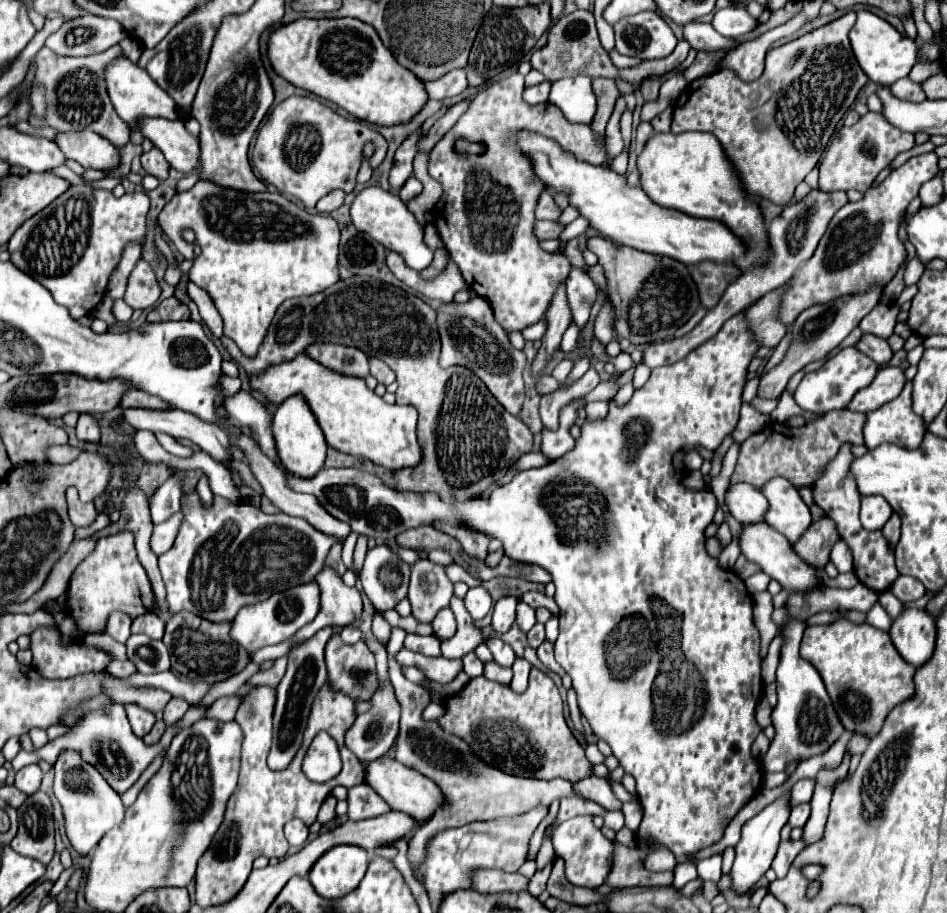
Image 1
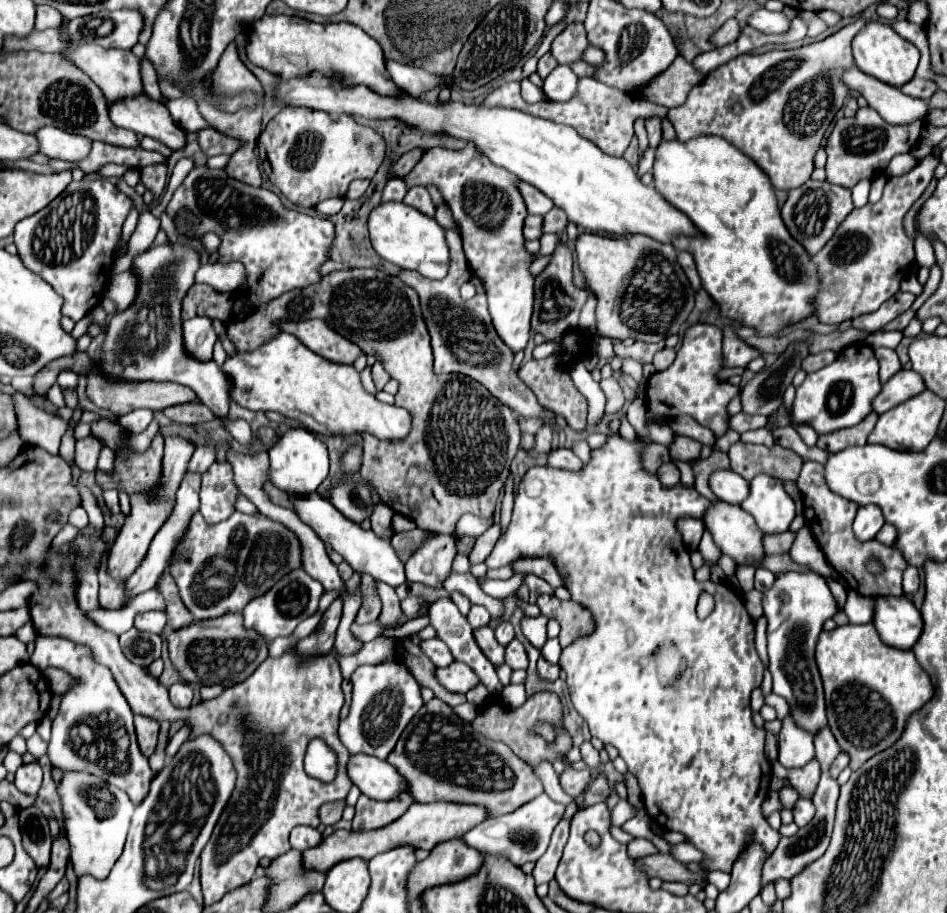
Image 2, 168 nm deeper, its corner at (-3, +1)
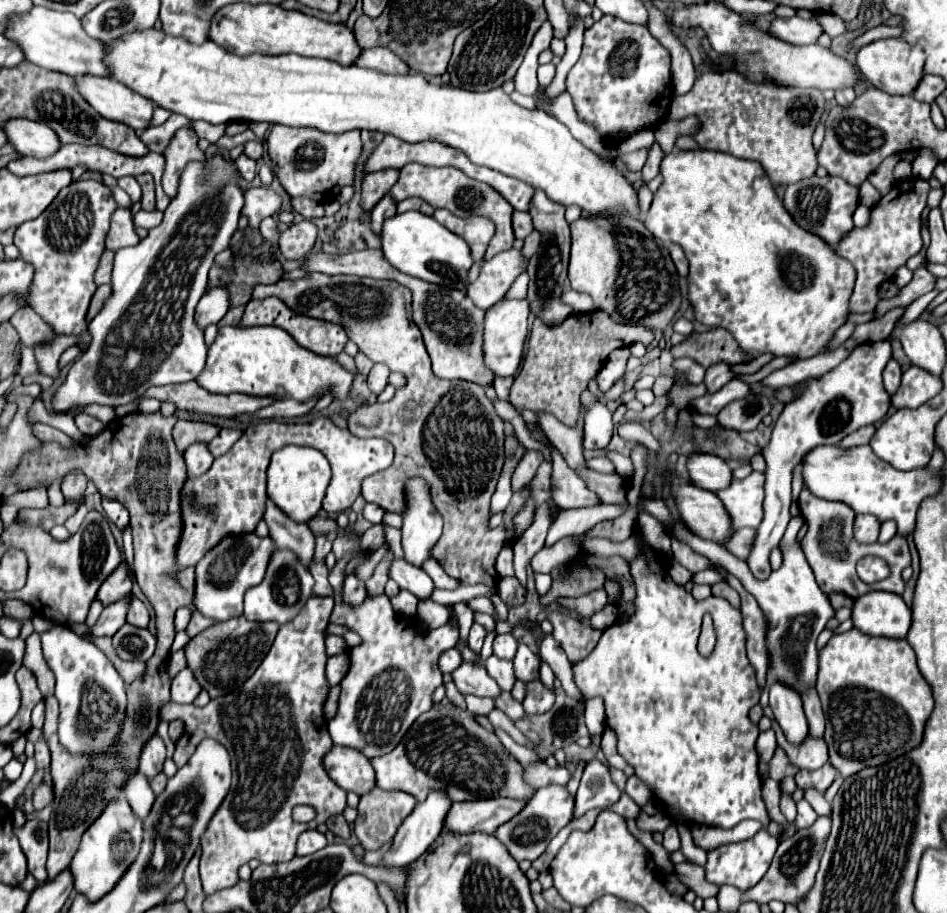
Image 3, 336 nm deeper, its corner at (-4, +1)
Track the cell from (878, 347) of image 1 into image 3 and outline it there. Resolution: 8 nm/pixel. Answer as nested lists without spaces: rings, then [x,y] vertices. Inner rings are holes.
[[[894,358],[888,360],[882,376],[884,376],[884,388],[886,388],[886,392],[888,392],[888,394],[894,394],[896,388],[900,386],[900,376],[902,376],[900,364],[898,364]]]

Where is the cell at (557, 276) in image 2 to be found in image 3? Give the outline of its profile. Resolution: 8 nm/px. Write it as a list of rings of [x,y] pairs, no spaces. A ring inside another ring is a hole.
[[[536,190],[532,208],[530,208],[534,228],[542,232],[542,244],[538,252],[530,258],[528,264],[528,274],[530,274],[530,284],[528,284],[528,302],[530,302],[530,312],[534,318],[544,320],[548,326],[562,324],[564,318],[574,314],[574,308],[562,302],[562,282],[568,278],[568,252],[570,252],[570,226],[564,218],[564,206],[548,200],[544,192]]]

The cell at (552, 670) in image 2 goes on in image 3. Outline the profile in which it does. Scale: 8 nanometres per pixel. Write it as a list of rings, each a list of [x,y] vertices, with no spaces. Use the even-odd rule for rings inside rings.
[[[540,678],[532,680],[526,684],[526,698],[522,702],[524,710],[528,714],[540,714],[550,710],[554,704],[554,690],[552,688],[544,688],[540,684]]]

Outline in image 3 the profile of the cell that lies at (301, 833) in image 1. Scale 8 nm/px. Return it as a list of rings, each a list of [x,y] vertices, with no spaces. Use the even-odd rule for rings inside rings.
[[[306,830],[298,836],[298,844],[296,844],[296,856],[308,856],[320,848],[326,846],[326,836],[318,830]]]

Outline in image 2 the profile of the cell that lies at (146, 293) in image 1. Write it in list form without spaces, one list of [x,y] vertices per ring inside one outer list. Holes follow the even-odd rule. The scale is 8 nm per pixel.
[[[131,272],[113,274],[105,288],[105,298],[111,298],[117,306],[117,310],[125,310],[131,306],[131,300],[135,300],[137,292],[137,278]]]

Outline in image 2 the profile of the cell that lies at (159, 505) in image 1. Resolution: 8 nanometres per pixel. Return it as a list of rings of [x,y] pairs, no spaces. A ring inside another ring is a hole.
[[[203,444],[203,446],[199,446],[199,448],[195,450],[195,454],[193,454],[191,462],[189,462],[189,470],[191,470],[191,472],[199,472],[199,474],[203,474],[203,472],[215,462],[215,458],[217,458],[217,454],[215,454],[215,446],[211,446],[211,444]]]

